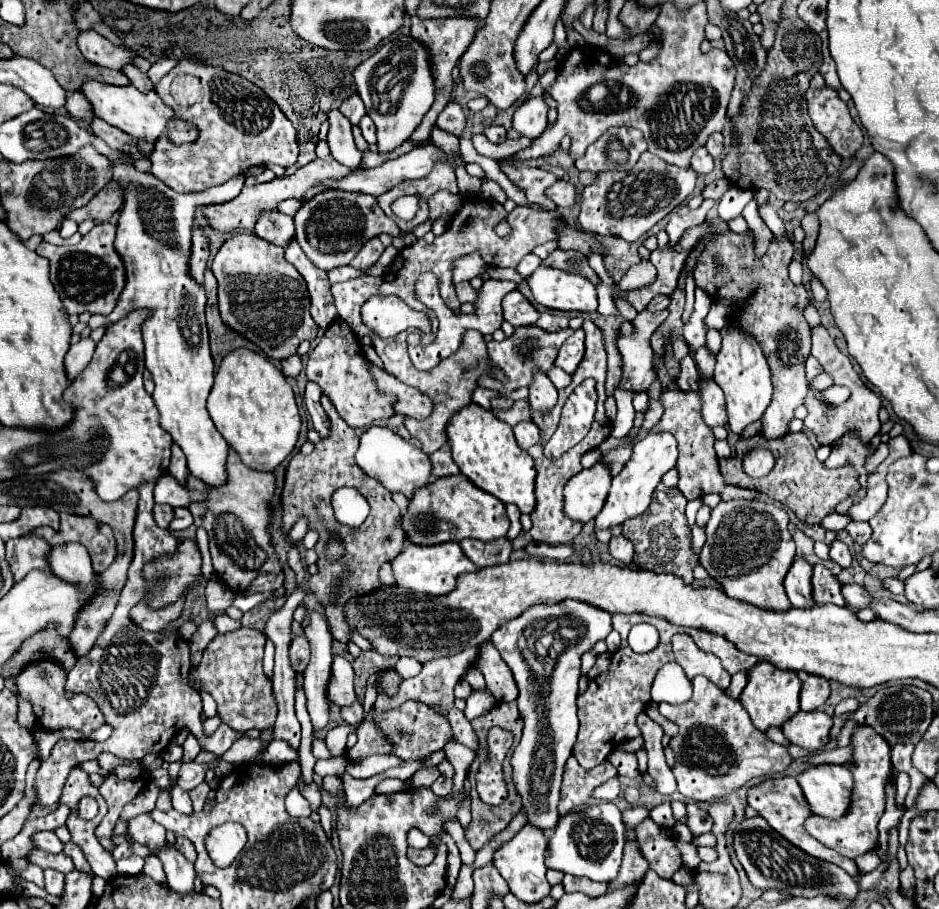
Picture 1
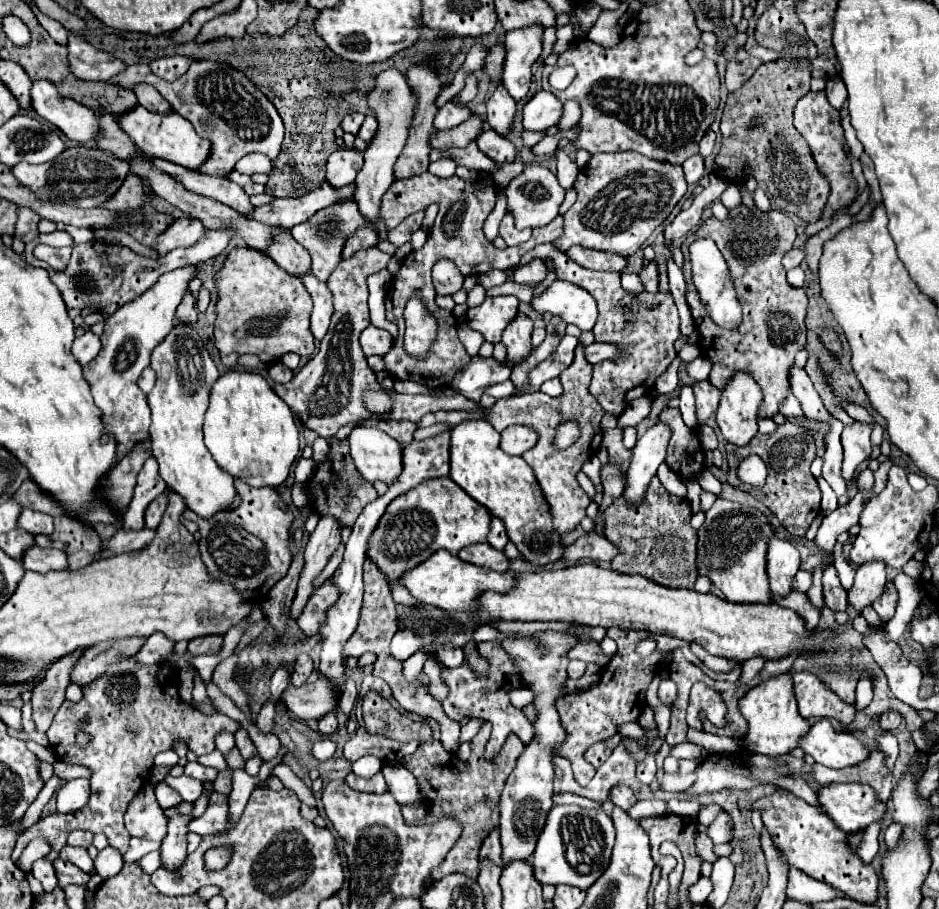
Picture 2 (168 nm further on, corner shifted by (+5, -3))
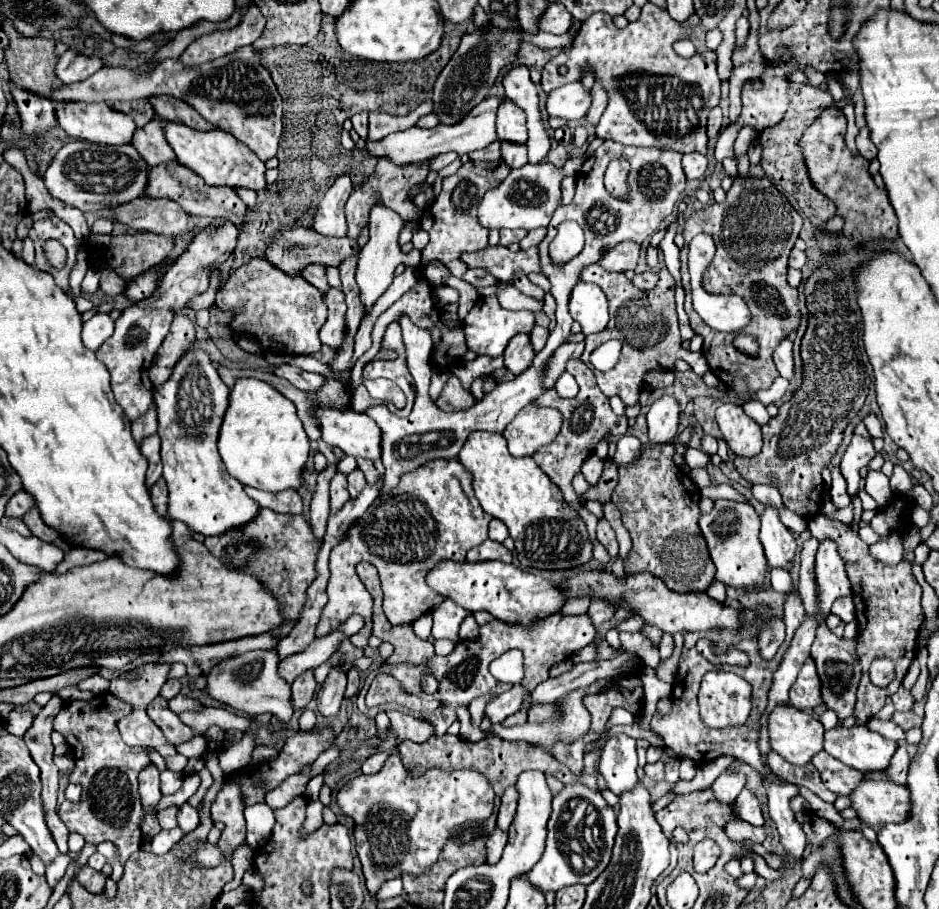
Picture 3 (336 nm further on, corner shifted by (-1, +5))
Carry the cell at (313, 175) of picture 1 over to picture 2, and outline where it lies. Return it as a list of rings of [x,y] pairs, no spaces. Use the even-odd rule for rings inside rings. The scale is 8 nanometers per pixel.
[[[176,219],[164,233],[156,239],[156,253],[164,257],[168,251],[176,247],[190,247],[194,245],[202,235],[206,227],[198,219]]]

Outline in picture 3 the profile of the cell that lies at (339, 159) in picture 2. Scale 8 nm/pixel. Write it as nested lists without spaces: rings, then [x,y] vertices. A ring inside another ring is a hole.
[[[342,173],[336,177],[330,191],[324,195],[324,199],[318,205],[318,213],[310,227],[314,231],[332,235],[332,237],[344,237],[346,235],[345,204],[352,192],[352,181],[348,173]]]

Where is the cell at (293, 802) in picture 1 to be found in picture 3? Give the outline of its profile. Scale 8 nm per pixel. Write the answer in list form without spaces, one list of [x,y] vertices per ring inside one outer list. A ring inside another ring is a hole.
[[[308,801],[308,811],[306,811],[306,823],[304,823],[304,835],[312,833],[312,829],[322,825],[322,803],[320,801]]]

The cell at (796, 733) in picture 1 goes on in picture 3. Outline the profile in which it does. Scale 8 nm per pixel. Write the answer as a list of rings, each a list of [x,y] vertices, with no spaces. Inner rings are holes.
[[[836,725],[824,733],[824,751],[840,759],[844,765],[864,773],[884,769],[896,747],[896,741],[888,741],[864,725],[852,729]]]

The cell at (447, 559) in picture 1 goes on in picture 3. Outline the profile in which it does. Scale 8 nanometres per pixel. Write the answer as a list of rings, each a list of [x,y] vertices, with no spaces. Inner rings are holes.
[[[438,561],[430,573],[426,575],[426,583],[430,589],[440,593],[446,599],[462,605],[470,613],[488,611],[494,617],[512,623],[512,625],[528,625],[536,617],[548,617],[556,613],[564,605],[564,597],[558,585],[532,575],[524,569],[518,569],[512,563],[502,561]]]

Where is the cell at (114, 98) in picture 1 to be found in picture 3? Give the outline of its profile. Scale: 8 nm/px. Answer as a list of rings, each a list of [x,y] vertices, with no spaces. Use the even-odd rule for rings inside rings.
[[[158,115],[154,117],[154,121],[162,123],[164,137],[168,141],[168,145],[174,149],[178,161],[182,165],[186,165],[188,169],[192,169],[194,173],[198,173],[208,185],[246,187],[246,189],[254,189],[254,191],[260,191],[260,189],[266,187],[266,181],[264,181],[266,167],[264,167],[264,163],[258,157],[254,157],[254,153],[250,153],[250,149],[246,145],[242,145],[230,133],[220,131],[220,129],[198,131],[198,129],[188,127],[188,125],[166,121]]]

